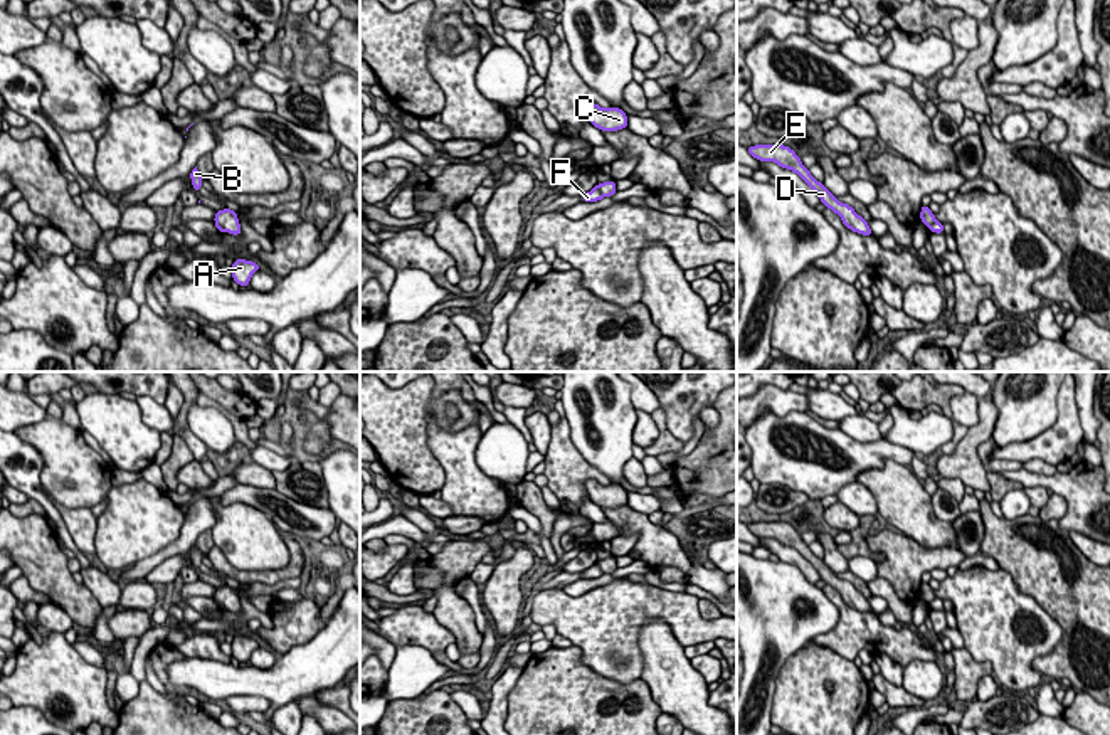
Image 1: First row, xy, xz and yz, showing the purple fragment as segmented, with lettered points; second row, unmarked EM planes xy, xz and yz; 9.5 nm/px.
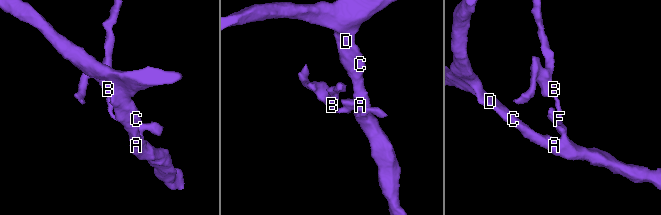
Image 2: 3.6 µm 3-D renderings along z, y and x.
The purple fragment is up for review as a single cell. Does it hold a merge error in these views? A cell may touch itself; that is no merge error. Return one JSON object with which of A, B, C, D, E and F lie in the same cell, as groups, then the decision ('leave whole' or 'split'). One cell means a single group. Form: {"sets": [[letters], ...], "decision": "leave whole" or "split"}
{"sets": [["A", "C", "D", "E"], ["B", "F"]], "decision": "split"}

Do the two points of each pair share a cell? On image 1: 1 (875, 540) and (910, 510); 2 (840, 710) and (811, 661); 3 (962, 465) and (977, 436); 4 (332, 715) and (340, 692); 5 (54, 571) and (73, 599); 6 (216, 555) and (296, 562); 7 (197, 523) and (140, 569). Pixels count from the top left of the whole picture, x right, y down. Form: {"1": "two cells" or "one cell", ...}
{"1": "two cells", "2": "one cell", "3": "one cell", "4": "two cells", "5": "one cell", "6": "one cell", "7": "one cell"}

